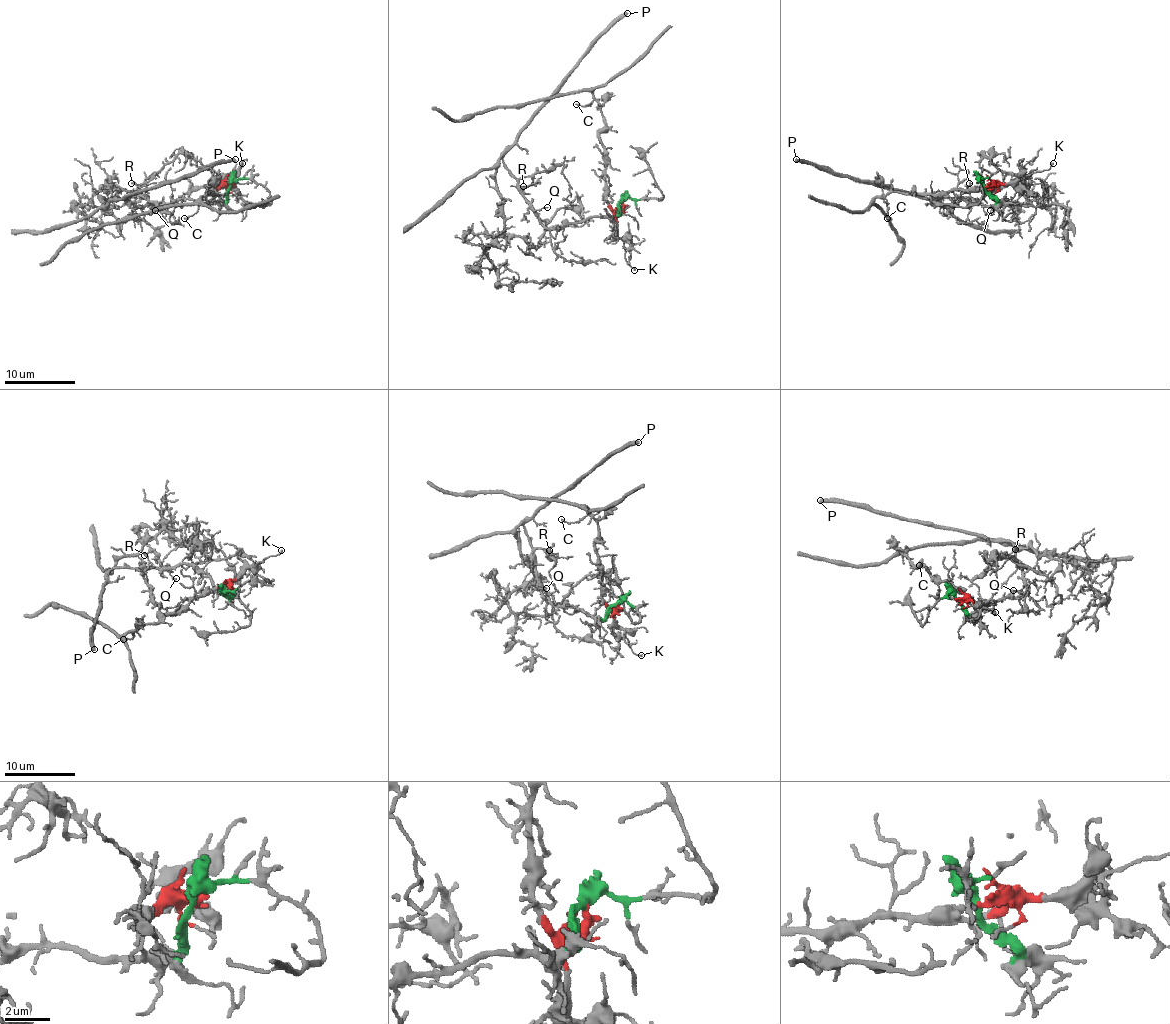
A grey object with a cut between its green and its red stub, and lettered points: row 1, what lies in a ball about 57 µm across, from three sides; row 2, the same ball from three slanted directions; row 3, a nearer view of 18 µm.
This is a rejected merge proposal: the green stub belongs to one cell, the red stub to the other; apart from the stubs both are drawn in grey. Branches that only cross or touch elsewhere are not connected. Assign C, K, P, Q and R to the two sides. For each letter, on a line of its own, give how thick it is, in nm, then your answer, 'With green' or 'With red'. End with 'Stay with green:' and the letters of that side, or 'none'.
C: Thickness 160 nm. With red
K: Thickness 140 nm. With red
P: Thickness 360 nm. With green
Q: Thickness 120 nm. With green
R: Thickness 150 nm. With green
Stay with green: P, Q, R

